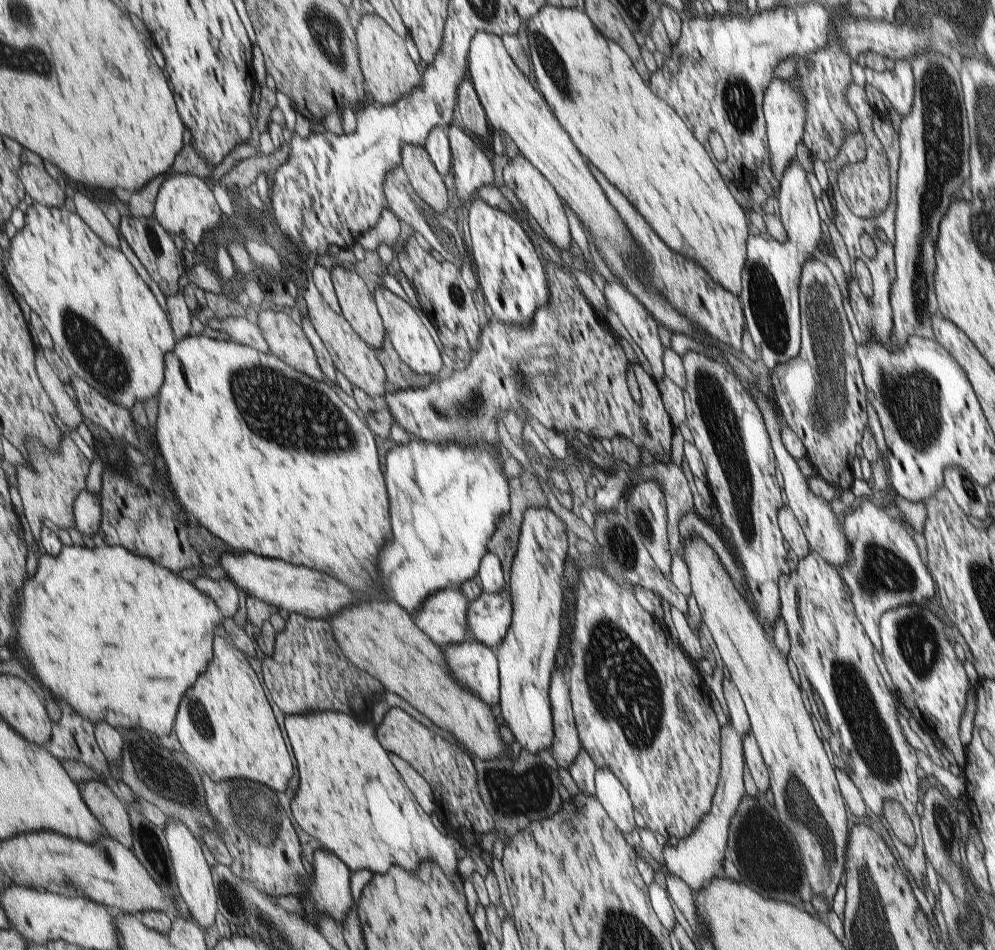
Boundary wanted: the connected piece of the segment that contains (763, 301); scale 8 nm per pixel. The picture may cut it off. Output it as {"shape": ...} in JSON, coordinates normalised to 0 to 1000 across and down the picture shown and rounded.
{"shape":[[[796,168],[794,175],[790,175],[790,183],[783,193],[785,234],[789,237],[792,249],[788,255],[780,255],[771,248],[752,248],[750,280],[746,282],[746,307],[742,311],[749,323],[750,347],[765,373],[764,379],[774,389],[782,381],[792,381],[805,372],[806,331],[803,328],[805,319],[802,303],[806,280],[810,274],[818,273],[828,252],[818,204],[808,177],[801,168]]]}

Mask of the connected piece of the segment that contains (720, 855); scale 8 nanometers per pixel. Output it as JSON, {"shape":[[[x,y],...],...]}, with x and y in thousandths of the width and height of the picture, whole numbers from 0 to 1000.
{"shape":[[[727,714],[727,728],[732,743],[732,764],[726,764],[726,811],[722,829],[718,835],[718,842],[714,855],[706,860],[697,876],[688,883],[683,883],[679,891],[670,887],[666,893],[667,909],[663,912],[649,895],[641,893],[641,903],[646,903],[657,918],[664,917],[667,922],[681,922],[695,935],[697,940],[703,940],[714,926],[728,922],[728,904],[732,901],[732,876],[734,876],[734,863],[740,859],[740,853],[744,848],[744,842],[750,837],[748,829],[748,794],[746,779],[755,771],[755,760],[744,733],[742,724],[738,722],[736,715]]]}

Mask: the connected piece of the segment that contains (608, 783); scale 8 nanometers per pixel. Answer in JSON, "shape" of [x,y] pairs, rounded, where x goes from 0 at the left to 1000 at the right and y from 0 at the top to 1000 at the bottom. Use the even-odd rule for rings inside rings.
{"shape":[[[600,808],[598,817],[599,840],[615,865],[625,875],[634,877],[642,871],[637,863],[638,853],[625,824],[611,808]]]}

